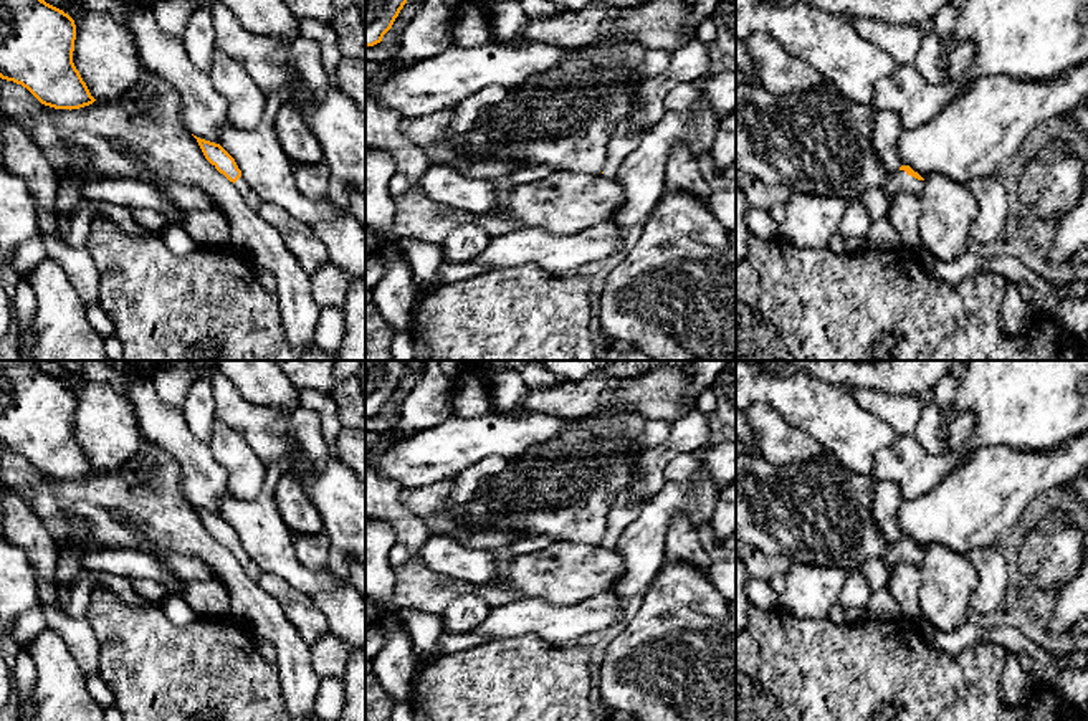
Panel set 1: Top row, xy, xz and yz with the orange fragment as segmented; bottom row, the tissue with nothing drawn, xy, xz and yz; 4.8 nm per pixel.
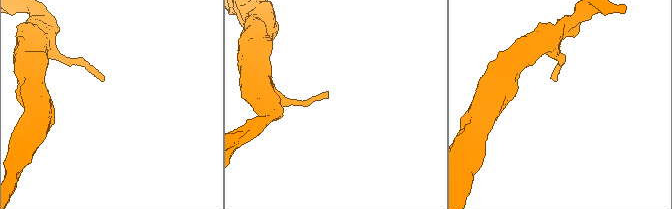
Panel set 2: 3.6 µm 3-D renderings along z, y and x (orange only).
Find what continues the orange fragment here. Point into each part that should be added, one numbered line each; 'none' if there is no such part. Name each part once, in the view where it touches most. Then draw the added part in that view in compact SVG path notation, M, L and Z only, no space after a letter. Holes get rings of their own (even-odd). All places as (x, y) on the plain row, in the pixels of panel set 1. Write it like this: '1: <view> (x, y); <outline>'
1: yz (900, 551); M904 541L895 542L888 554L881 557L881 562L886 566L890 572L890 584L888 589L893 590L893 569L901 562L911 562L919 566L924 557L924 551L918 551L908 546Z

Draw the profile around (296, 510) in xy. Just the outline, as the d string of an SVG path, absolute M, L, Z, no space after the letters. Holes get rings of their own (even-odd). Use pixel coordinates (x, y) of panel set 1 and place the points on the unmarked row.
M284 471L274 491L278 511L293 534L314 536L324 531L322 518L308 498L299 478Z

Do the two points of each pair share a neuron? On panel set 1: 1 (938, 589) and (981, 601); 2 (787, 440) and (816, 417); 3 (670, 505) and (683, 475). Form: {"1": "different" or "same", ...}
{"1": "different", "2": "different", "3": "different"}

